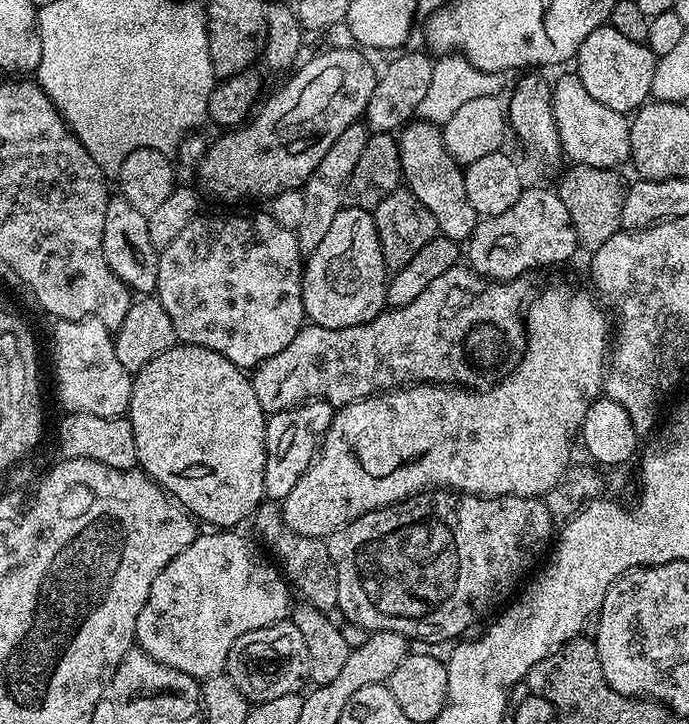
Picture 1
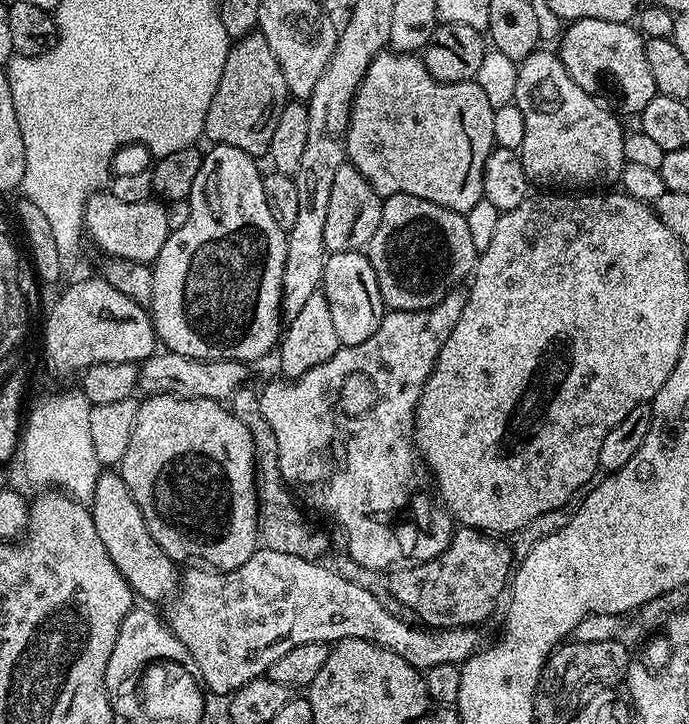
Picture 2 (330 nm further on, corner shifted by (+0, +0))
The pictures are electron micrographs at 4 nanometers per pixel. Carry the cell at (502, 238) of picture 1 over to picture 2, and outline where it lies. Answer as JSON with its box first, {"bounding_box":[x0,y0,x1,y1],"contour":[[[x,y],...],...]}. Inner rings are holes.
{"bounding_box":[259,290,466,572],"contour":[[[453,290],[446,294],[446,298],[442,298],[442,302],[438,302],[428,310],[385,311],[378,330],[374,330],[374,334],[370,334],[370,338],[366,338],[366,342],[358,342],[358,346],[345,344],[329,360],[306,370],[295,379],[279,378],[280,380],[266,385],[264,389],[259,389],[262,415],[269,422],[271,430],[274,430],[275,441],[278,442],[277,464],[281,468],[281,480],[304,504],[306,502],[310,507],[317,508],[318,511],[325,512],[328,516],[333,516],[340,523],[340,528],[344,531],[345,538],[348,539],[348,552],[352,555],[353,562],[361,564],[364,568],[369,568],[372,572],[380,572],[383,568],[392,570],[405,562],[433,560],[435,556],[441,556],[446,550],[446,546],[452,541],[454,521],[451,515],[438,507],[431,491],[429,491],[430,493],[420,492],[427,484],[429,487],[430,472],[422,463],[422,457],[416,447],[414,425],[416,422],[416,404],[419,402],[422,390],[434,370],[436,359],[446,342],[446,338],[450,338],[450,330],[454,330],[454,326],[458,326],[458,318],[462,318],[462,306],[466,306],[465,293]]]}

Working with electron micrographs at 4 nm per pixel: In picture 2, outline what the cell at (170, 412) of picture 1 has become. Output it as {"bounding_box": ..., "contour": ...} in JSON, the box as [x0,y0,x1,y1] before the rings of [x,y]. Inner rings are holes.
{"bounding_box":[118,396,260,572],"contour":[[[148,396],[140,400],[130,446],[118,465],[120,476],[130,486],[154,542],[177,562],[203,562],[207,567],[229,572],[258,551],[260,518],[258,469],[251,432],[235,417],[231,407],[219,400]]]}

